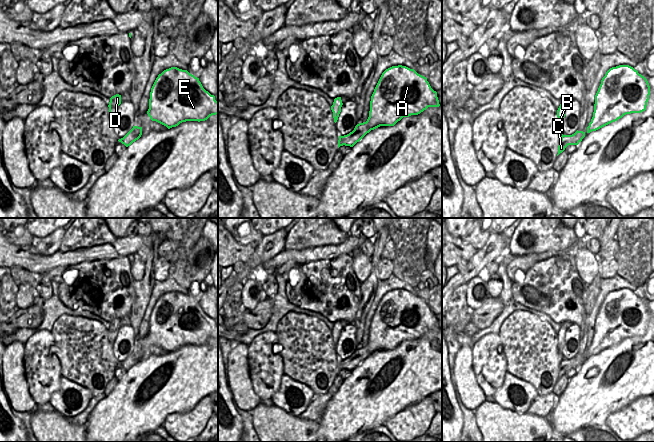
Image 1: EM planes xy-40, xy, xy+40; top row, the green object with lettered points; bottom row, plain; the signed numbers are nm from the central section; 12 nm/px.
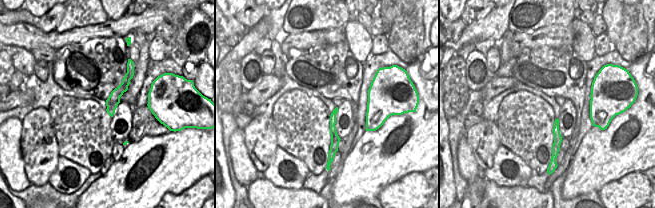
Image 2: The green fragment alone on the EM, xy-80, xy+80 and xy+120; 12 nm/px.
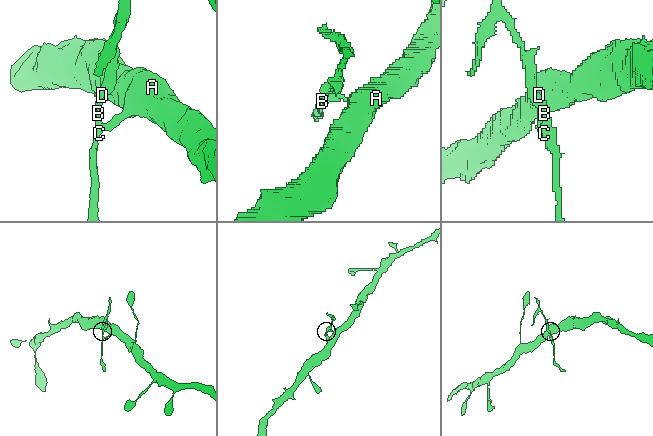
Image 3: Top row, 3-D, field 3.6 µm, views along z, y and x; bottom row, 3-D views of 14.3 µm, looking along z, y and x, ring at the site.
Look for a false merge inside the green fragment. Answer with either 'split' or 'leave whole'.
split

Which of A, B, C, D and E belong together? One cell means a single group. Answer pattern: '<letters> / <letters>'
A E / B C D

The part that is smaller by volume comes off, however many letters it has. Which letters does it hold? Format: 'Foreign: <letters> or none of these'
Foreign: B, C, D

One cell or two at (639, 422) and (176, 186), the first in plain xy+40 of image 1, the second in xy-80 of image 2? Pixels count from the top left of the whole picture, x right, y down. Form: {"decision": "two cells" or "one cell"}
{"decision": "two cells"}

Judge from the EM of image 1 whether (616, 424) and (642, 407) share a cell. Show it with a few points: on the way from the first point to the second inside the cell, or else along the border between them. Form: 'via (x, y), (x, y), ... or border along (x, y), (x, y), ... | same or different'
via (622, 422), (627, 422), (636, 413) | same

